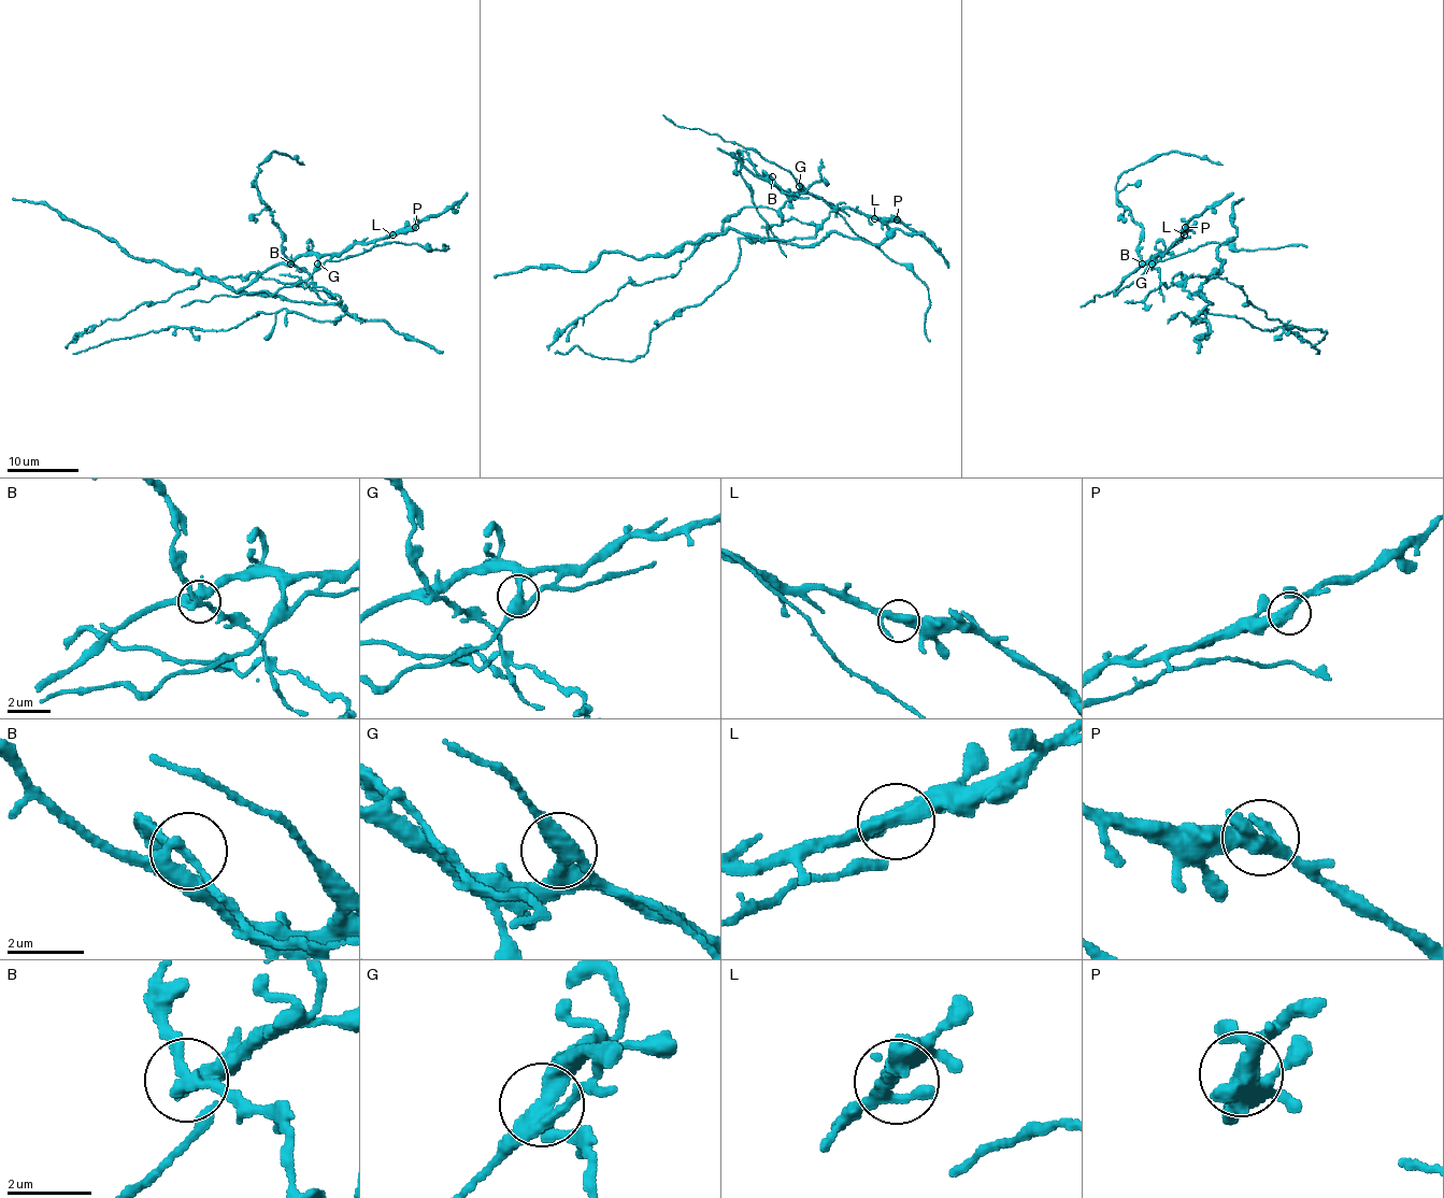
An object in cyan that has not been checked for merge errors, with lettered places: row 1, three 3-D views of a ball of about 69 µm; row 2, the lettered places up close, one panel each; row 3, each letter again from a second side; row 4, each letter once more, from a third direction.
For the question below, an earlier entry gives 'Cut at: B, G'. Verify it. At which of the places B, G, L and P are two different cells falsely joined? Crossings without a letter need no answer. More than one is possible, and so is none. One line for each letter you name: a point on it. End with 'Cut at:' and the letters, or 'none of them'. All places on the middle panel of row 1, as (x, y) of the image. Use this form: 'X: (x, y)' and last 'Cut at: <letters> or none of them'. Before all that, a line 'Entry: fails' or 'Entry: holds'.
Entry: holds
B: (772, 176)
G: (799, 186)
Cut at: B, G

